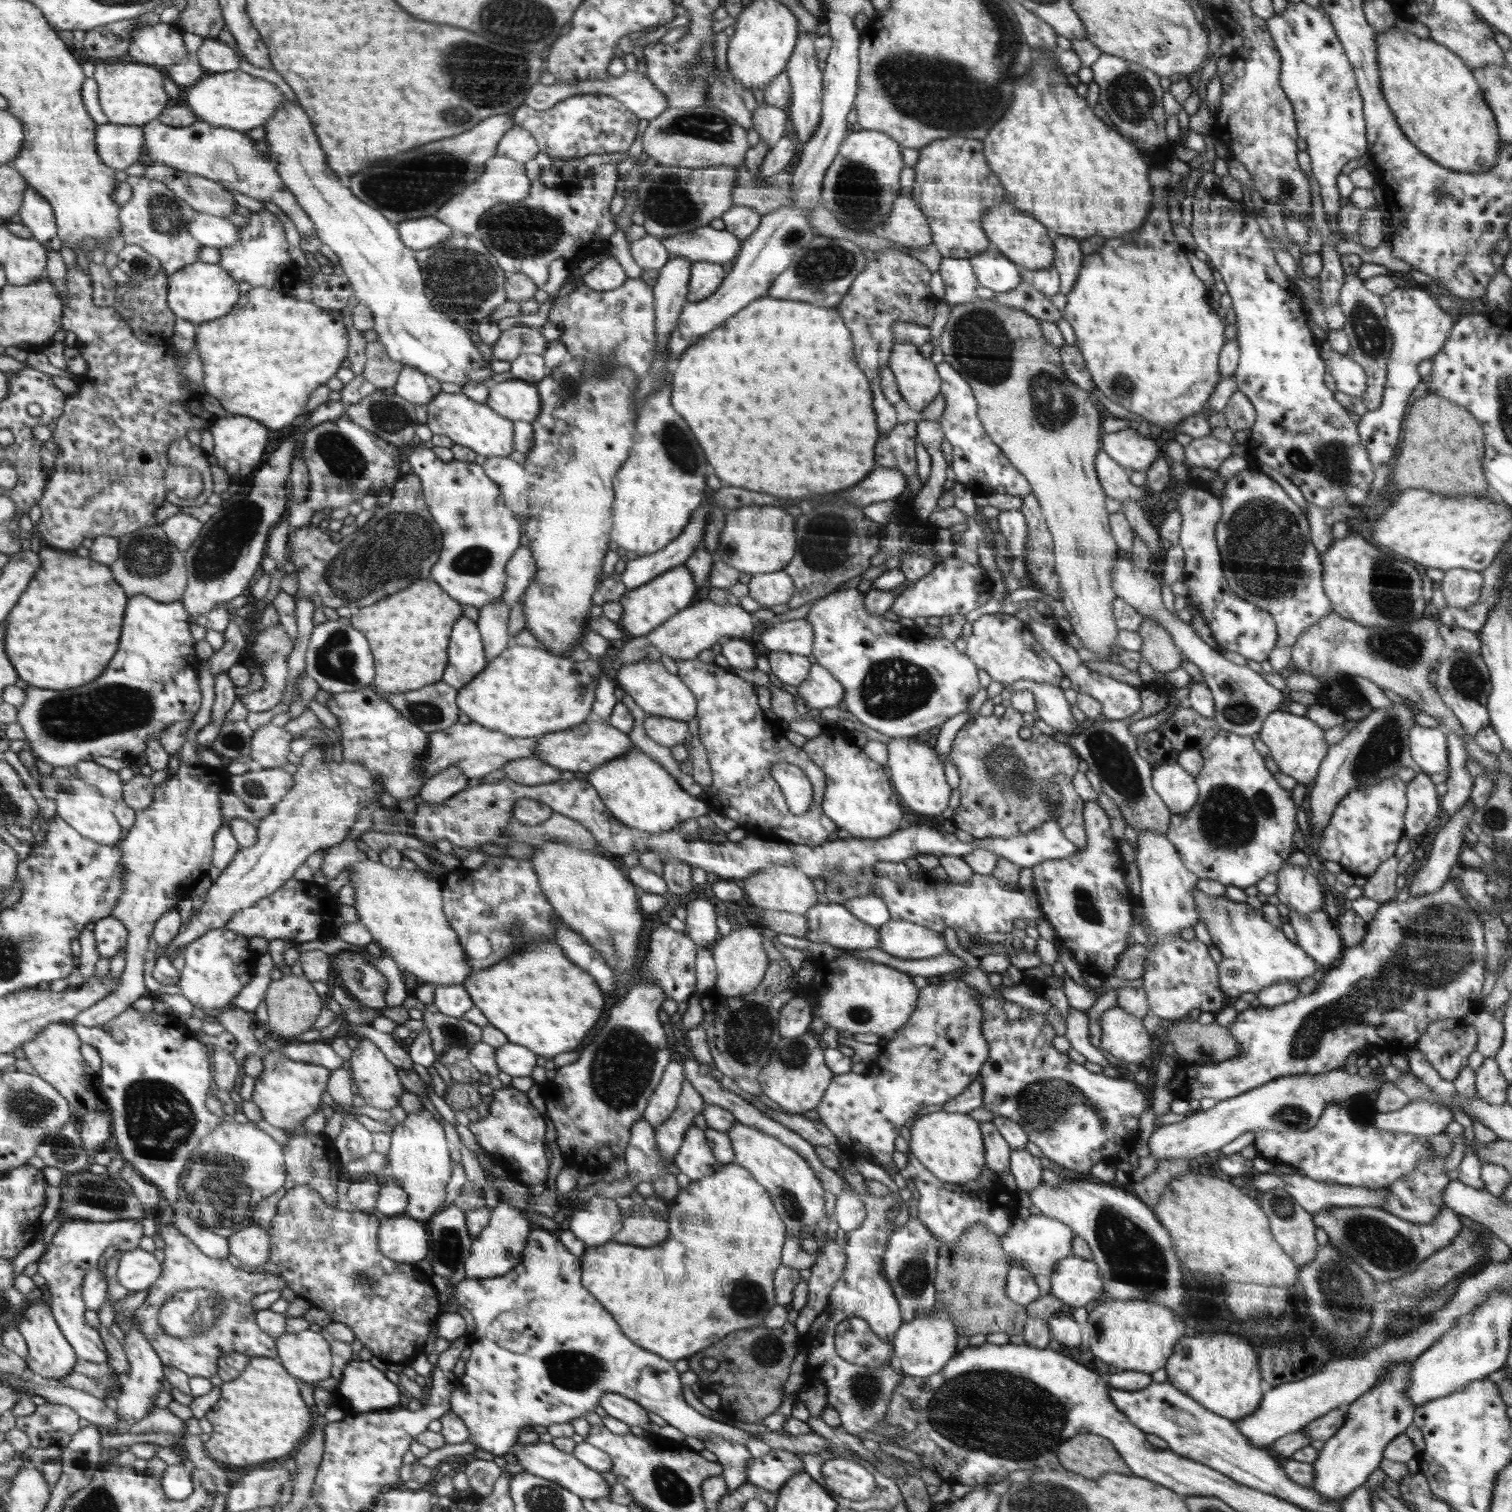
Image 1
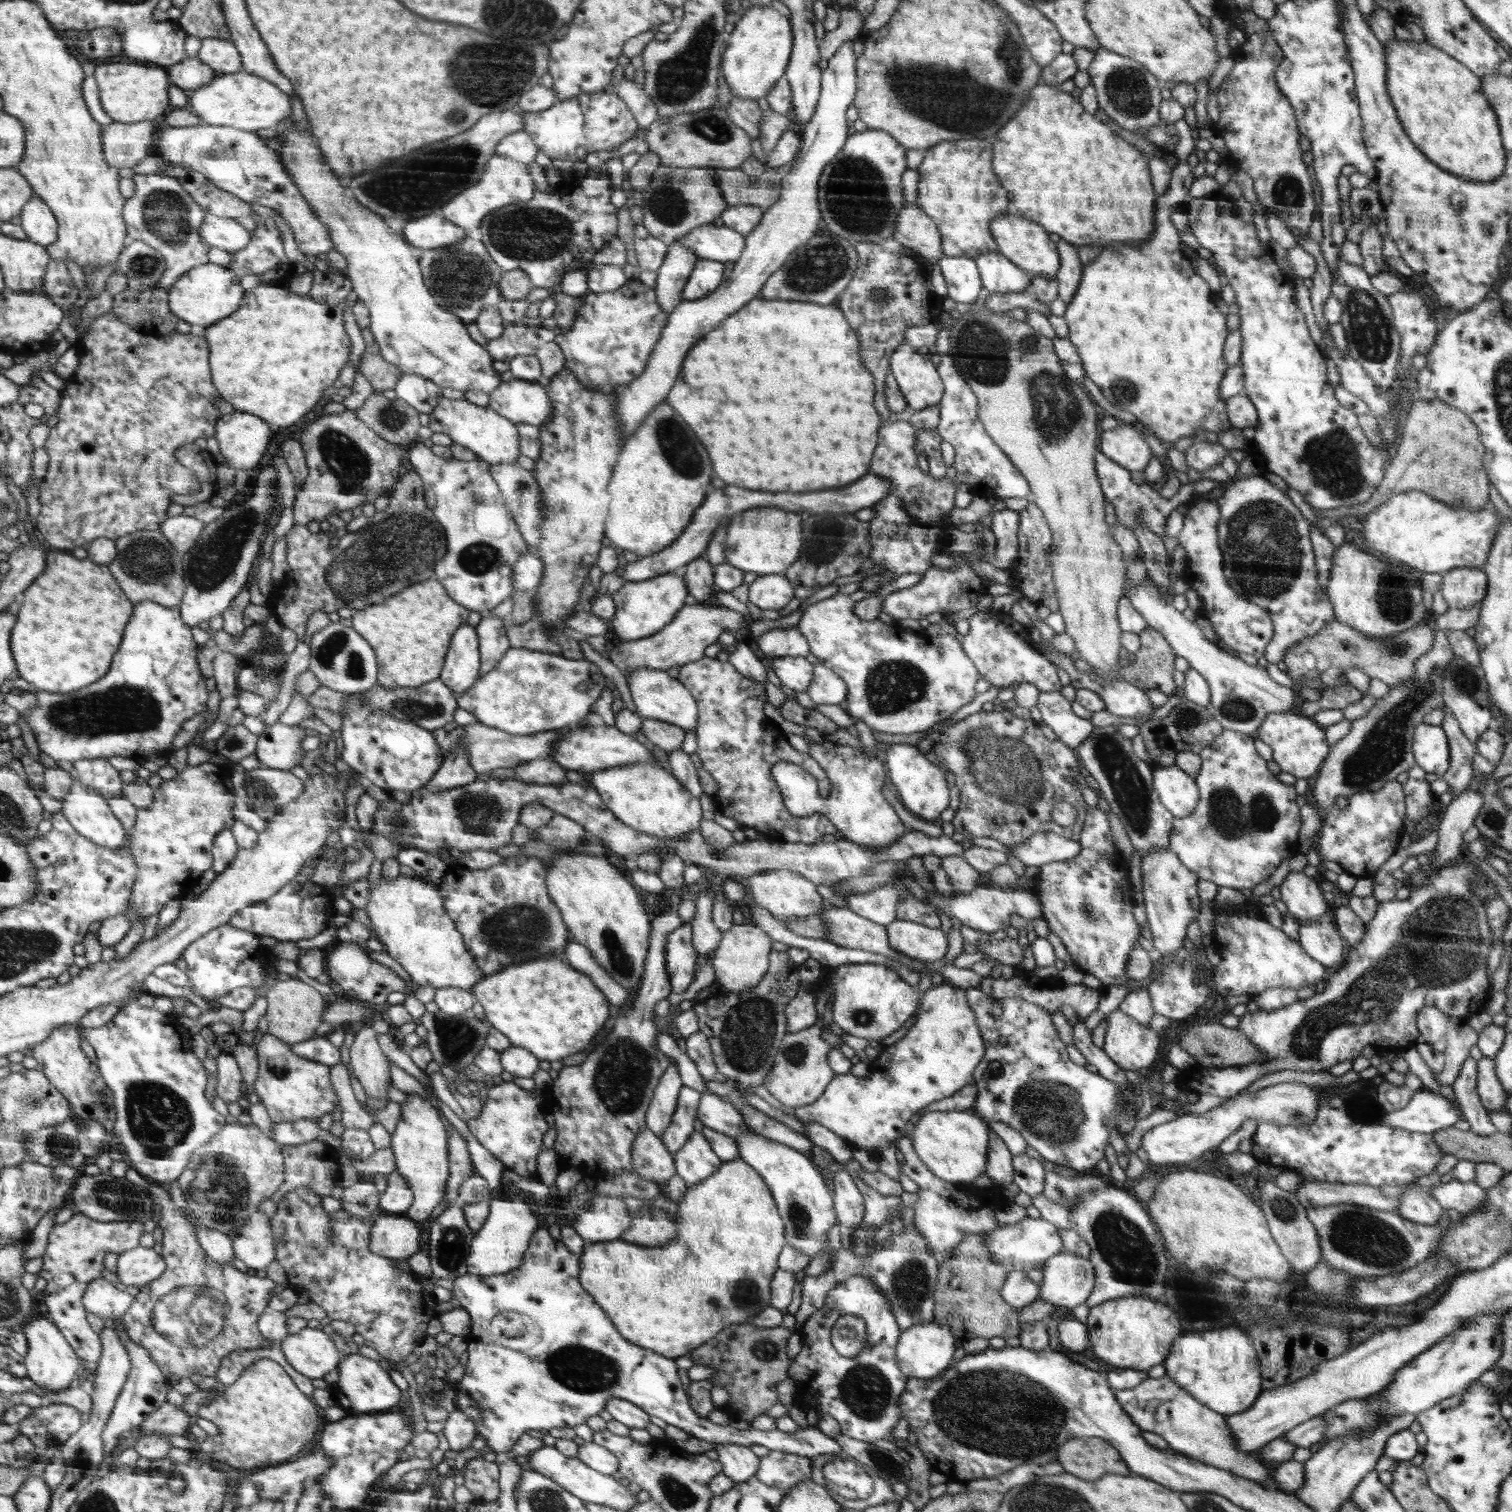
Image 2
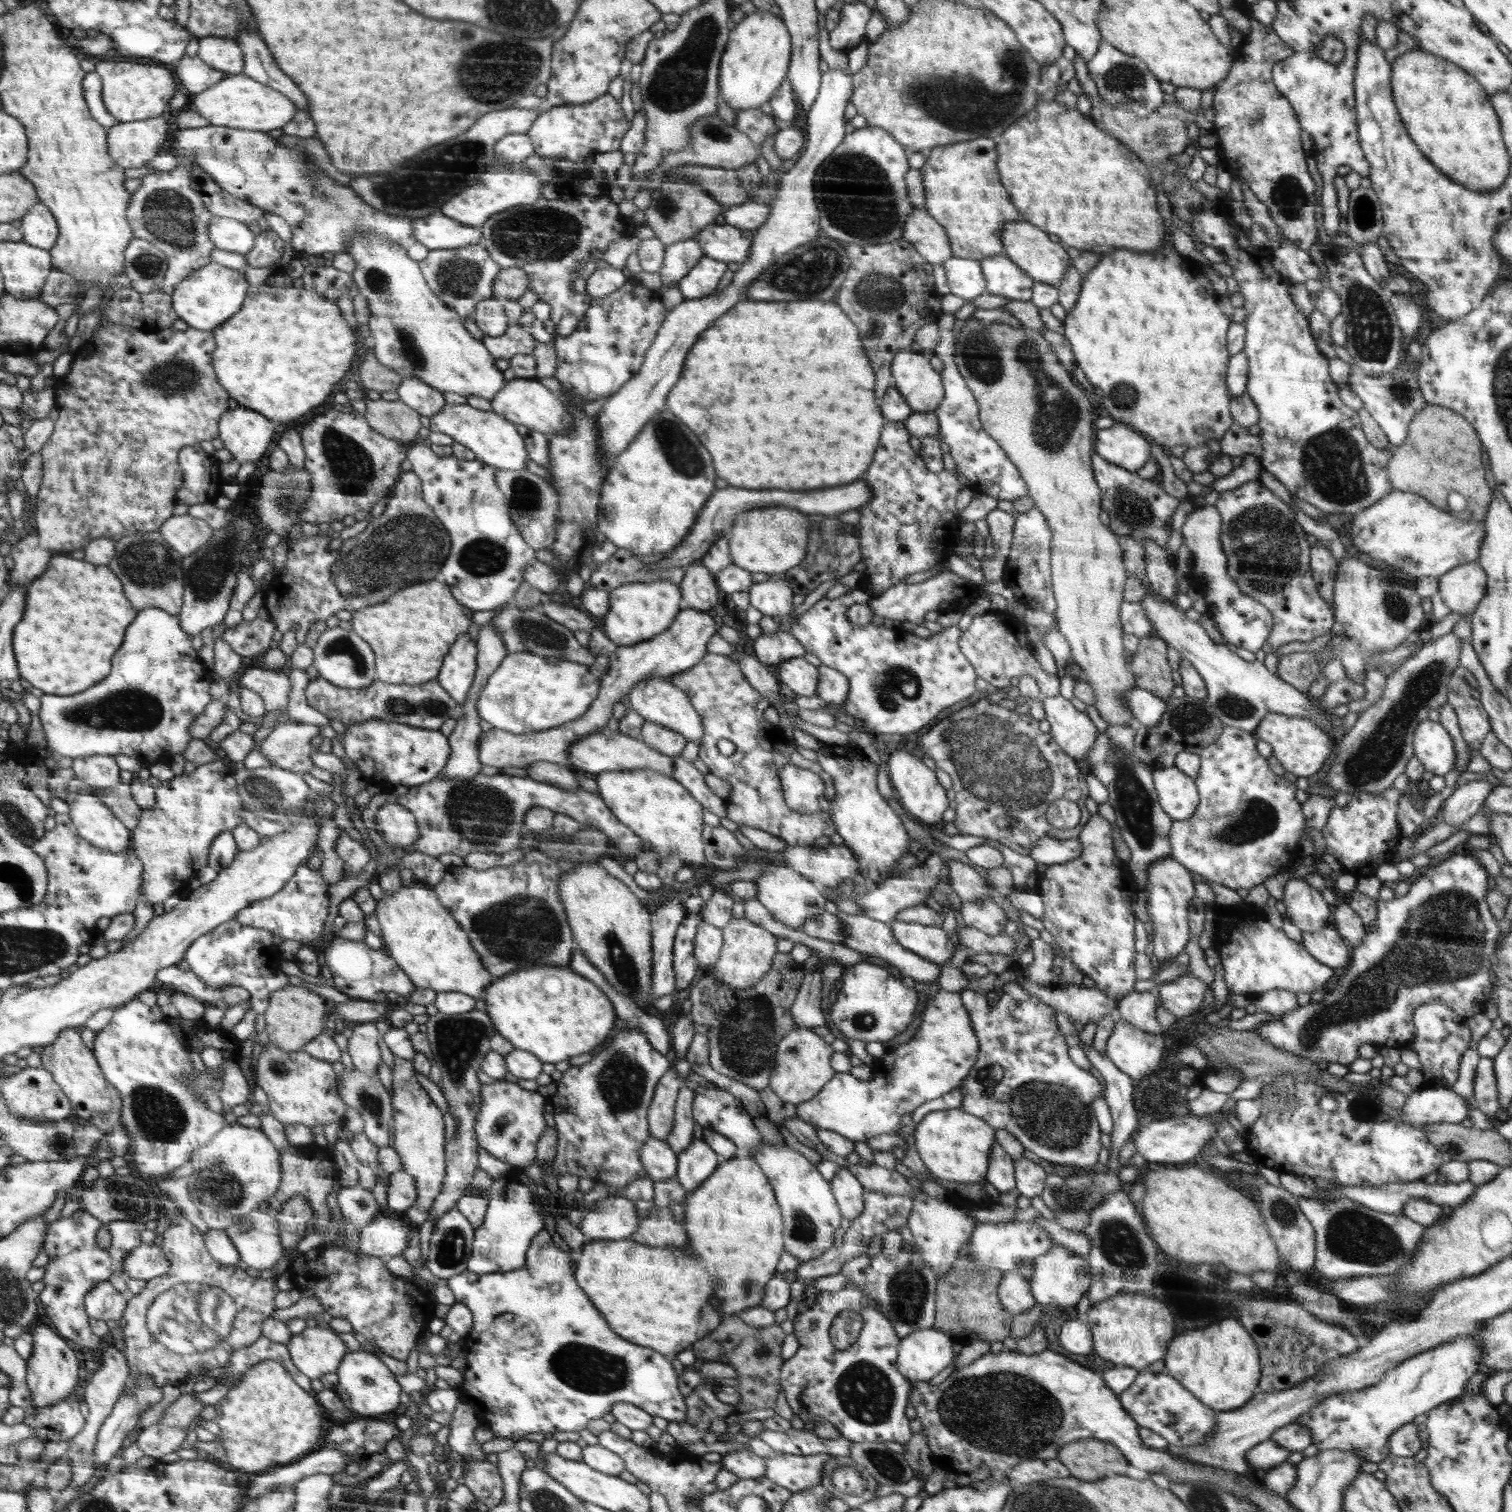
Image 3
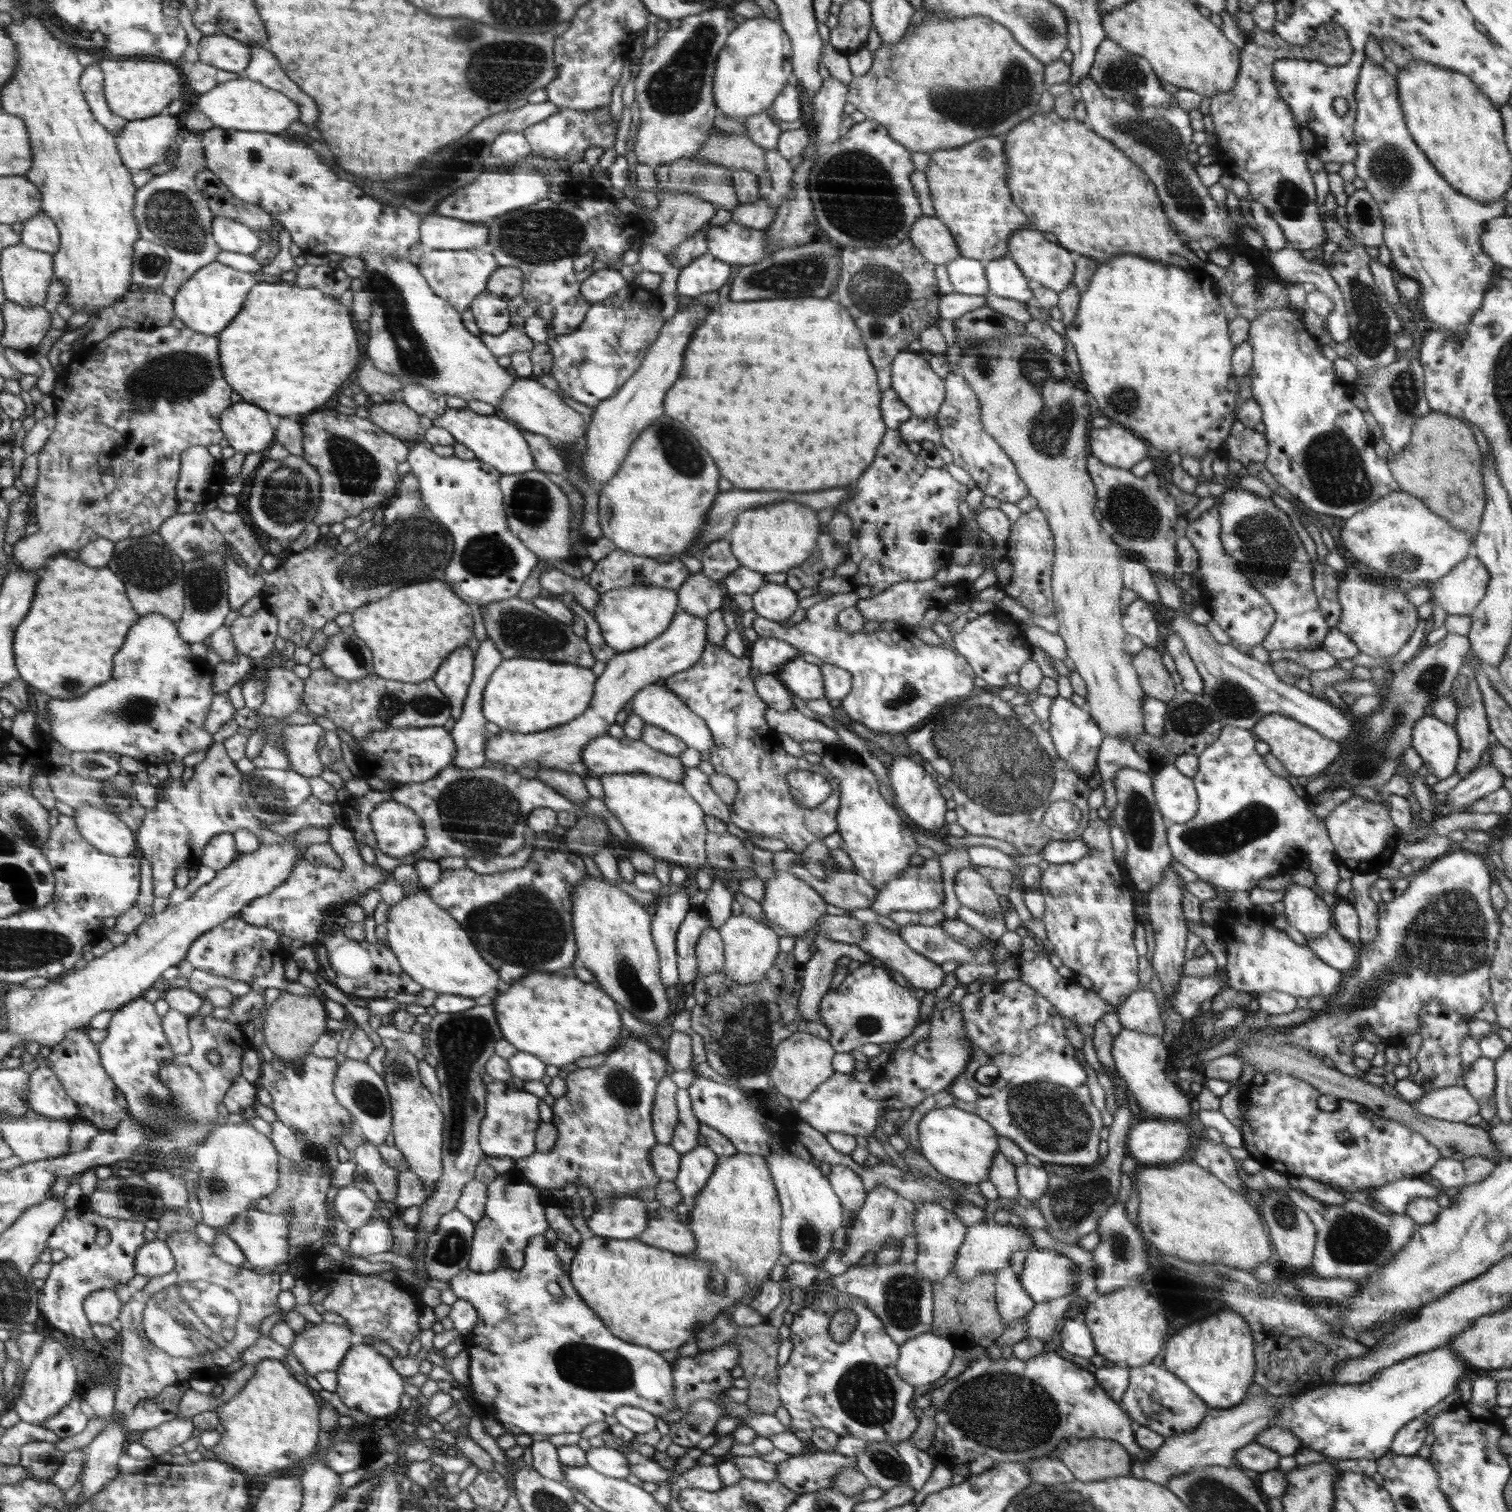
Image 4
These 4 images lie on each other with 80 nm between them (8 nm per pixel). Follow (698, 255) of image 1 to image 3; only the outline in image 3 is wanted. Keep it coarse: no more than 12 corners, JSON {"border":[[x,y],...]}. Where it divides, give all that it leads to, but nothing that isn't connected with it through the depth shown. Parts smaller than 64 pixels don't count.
{"border":[[710,224],[693,238],[705,257],[733,266],[749,259],[753,232]]}

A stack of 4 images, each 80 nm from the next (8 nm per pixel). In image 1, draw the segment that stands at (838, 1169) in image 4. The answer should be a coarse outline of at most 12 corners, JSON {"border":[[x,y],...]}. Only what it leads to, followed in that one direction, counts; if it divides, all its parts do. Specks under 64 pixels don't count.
{"border":[[856,1194],[836,1196],[833,1212],[847,1234],[860,1228],[866,1207]]}

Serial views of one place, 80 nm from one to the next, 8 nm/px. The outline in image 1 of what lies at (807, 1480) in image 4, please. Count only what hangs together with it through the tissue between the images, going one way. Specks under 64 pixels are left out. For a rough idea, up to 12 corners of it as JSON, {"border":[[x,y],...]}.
{"border":[[798,1455],[751,1457],[746,1481],[778,1492],[802,1470]]}

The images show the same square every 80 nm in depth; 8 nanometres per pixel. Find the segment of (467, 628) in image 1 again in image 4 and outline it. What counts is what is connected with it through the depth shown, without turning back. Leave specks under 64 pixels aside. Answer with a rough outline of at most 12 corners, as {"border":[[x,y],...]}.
{"border":[[454,650],[433,677],[453,708],[453,721],[464,711],[472,686],[474,654]]}

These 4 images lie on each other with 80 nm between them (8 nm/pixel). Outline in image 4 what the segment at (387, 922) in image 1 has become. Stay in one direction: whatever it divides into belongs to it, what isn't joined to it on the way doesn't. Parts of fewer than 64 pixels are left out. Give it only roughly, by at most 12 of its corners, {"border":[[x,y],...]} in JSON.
{"border":[[426,888],[389,906],[385,942],[422,988],[472,998],[497,970]]}

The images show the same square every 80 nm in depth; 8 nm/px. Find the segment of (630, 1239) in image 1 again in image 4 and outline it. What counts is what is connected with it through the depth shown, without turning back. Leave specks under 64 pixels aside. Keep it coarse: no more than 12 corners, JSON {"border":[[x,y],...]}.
{"border":[[650,1220],[636,1237],[646,1245],[688,1255],[697,1250],[688,1225]]}

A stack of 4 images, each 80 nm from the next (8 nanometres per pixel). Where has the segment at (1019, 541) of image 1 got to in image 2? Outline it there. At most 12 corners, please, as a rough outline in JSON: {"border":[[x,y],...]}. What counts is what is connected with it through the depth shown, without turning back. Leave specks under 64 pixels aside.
{"border":[[992,512],[996,552],[986,560],[1010,568],[1019,547],[1020,513]]}

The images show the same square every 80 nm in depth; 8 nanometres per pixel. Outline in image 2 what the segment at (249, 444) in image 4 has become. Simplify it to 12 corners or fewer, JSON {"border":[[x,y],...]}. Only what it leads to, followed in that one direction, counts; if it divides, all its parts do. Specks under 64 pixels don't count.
{"border":[[254,413],[221,415],[215,433],[230,467],[250,470],[270,442]]}

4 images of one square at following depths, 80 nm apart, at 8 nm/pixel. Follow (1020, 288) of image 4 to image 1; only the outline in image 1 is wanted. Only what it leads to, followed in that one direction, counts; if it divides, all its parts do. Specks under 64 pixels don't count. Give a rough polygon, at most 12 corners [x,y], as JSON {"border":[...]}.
{"border":[[994,246],[969,262],[979,285],[1012,291],[1020,266]]}

